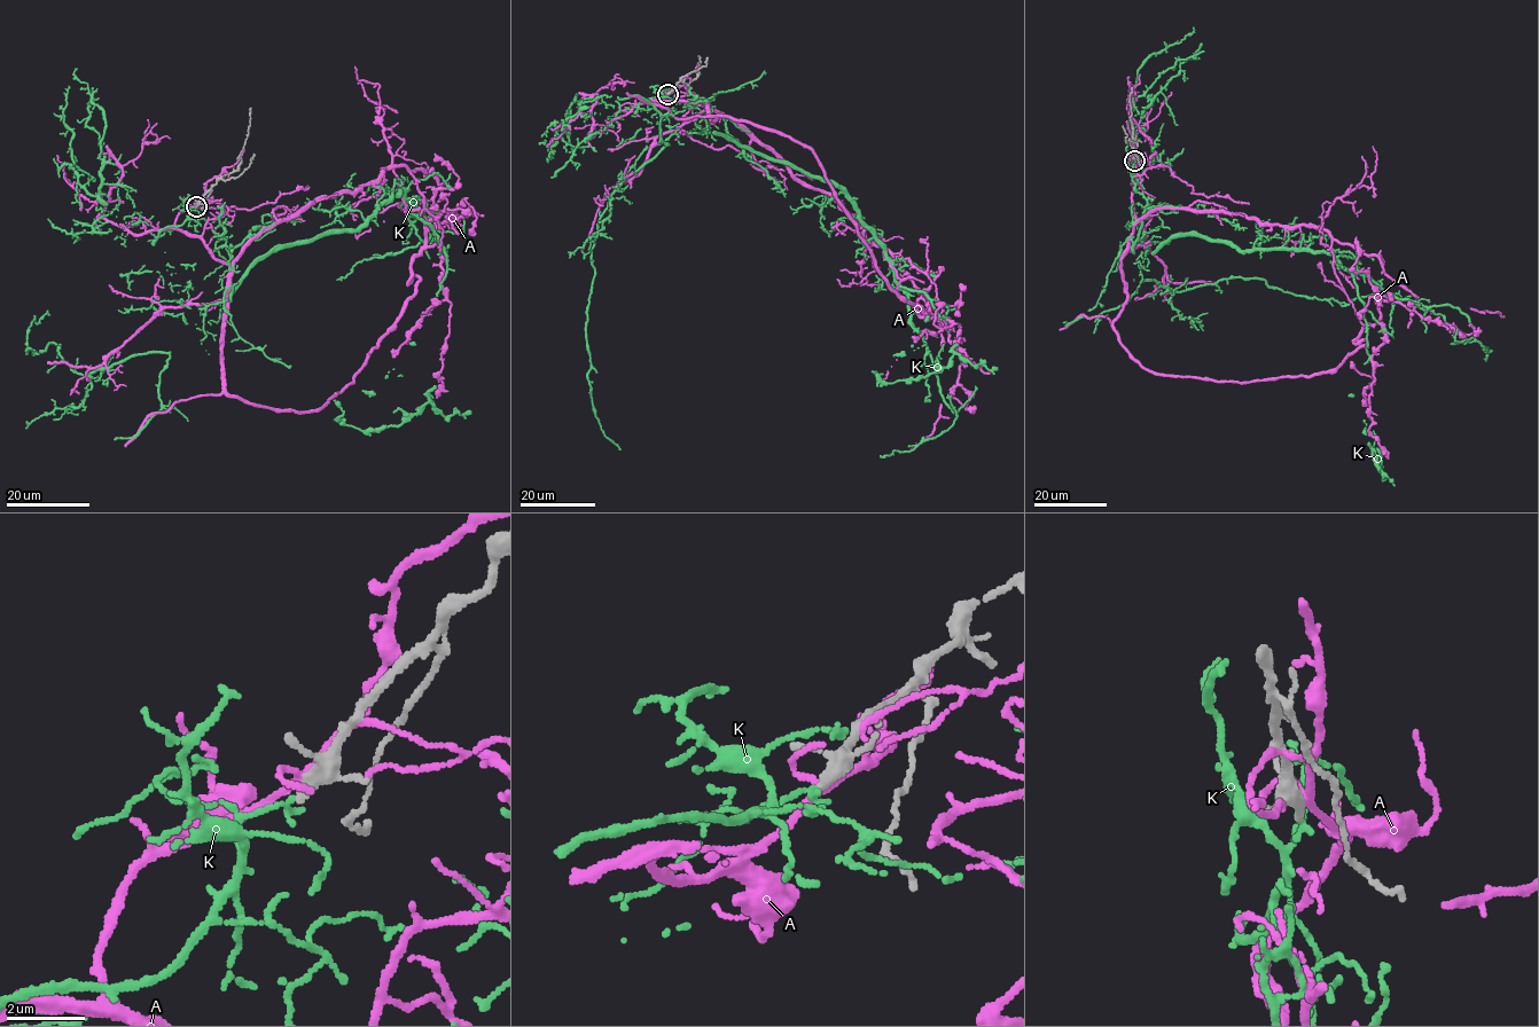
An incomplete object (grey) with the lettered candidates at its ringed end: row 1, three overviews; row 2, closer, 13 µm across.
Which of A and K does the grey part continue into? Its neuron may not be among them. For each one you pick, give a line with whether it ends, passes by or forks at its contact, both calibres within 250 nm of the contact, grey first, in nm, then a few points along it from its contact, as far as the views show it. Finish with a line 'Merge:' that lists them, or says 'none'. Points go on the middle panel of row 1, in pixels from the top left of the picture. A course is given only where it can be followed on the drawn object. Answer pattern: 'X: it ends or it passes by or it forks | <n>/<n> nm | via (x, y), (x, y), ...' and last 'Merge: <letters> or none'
Merge: none

